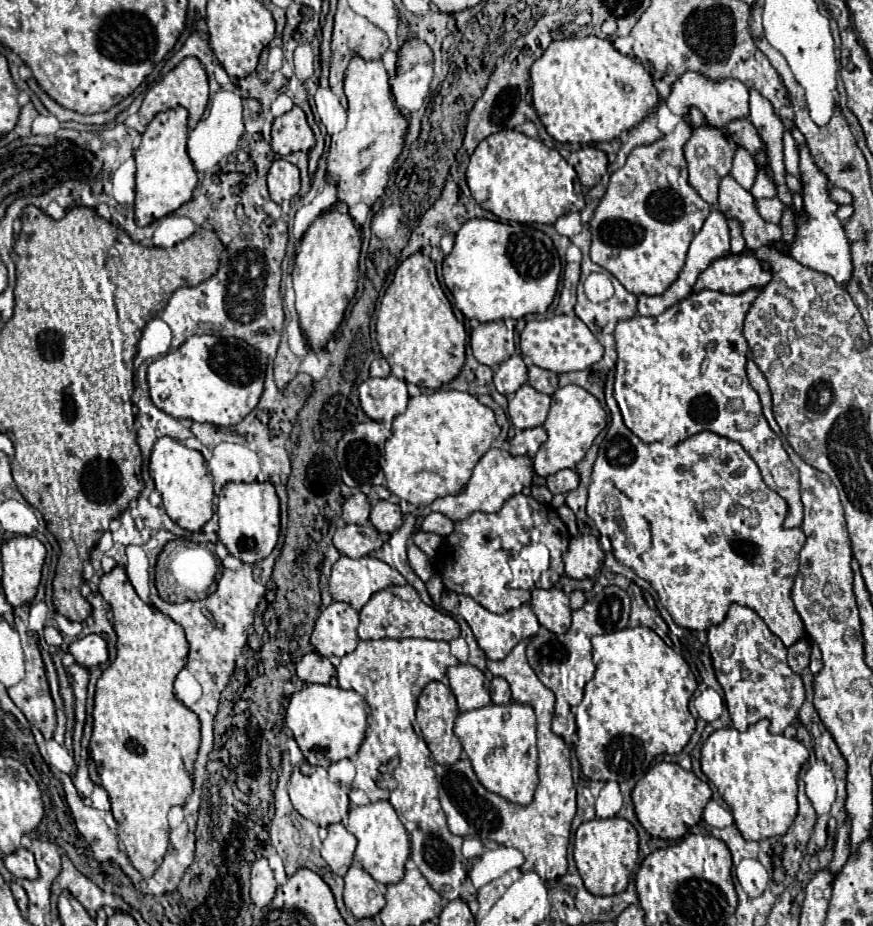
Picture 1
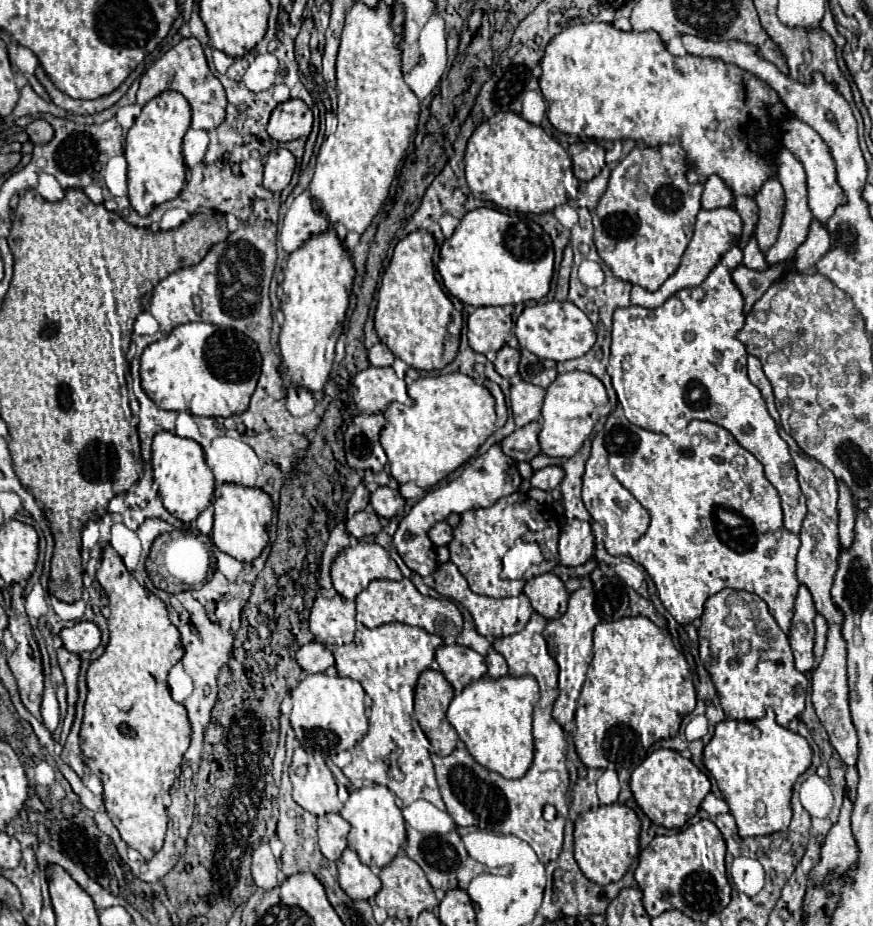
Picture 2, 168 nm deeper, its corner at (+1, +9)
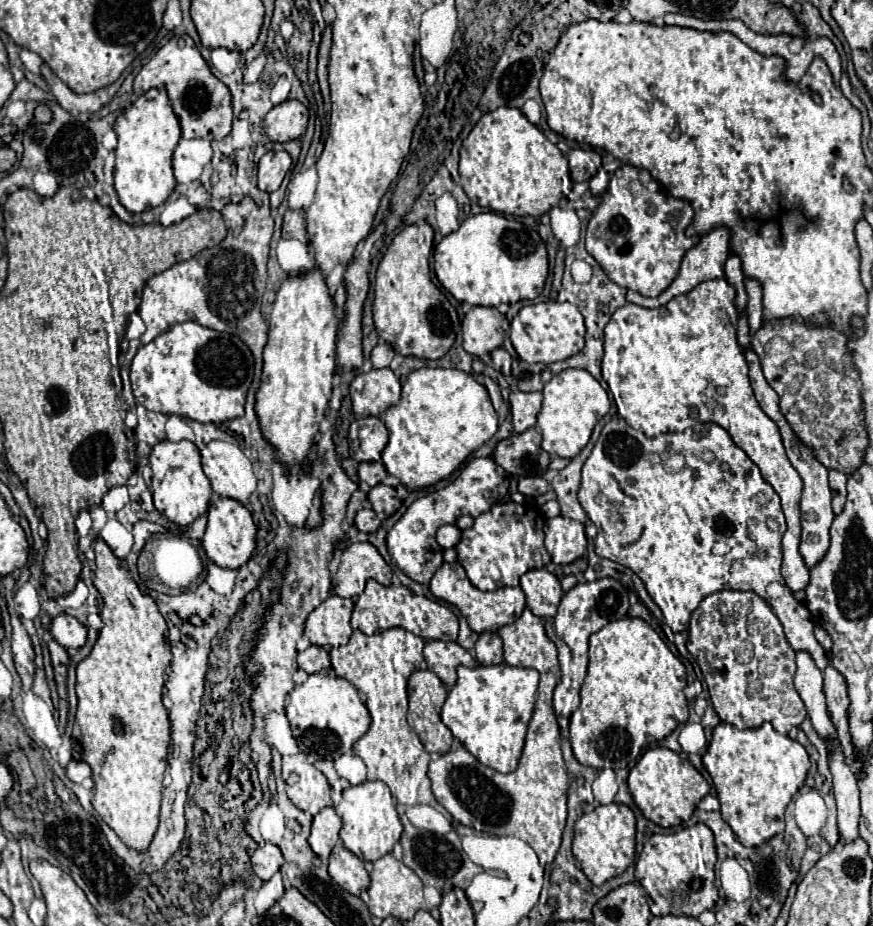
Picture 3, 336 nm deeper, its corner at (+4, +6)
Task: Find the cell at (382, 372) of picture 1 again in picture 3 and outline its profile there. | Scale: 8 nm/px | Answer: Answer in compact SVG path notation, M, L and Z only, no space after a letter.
M379 341L377 345L375 345L375 349L371 351L371 361L373 361L373 367L377 369L377 367L389 367L389 363L391 363L391 359L393 359L393 349L391 349L391 345L387 345L385 341Z

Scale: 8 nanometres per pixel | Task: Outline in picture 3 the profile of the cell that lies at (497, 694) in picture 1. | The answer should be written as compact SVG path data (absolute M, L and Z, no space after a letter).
M481 633L475 643L475 659L479 665L501 665L503 663L503 645L499 635L493 633Z

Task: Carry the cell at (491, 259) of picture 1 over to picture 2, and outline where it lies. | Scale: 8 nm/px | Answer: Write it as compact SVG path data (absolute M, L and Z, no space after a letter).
M478 208L468 212L454 234L440 248L438 272L446 290L462 304L470 306L506 306L530 300L540 300L548 294L554 274L554 248L550 236L534 222L516 212L496 208Z

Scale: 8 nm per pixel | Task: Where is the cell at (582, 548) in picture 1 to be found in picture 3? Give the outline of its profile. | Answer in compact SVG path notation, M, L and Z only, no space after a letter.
M569 517L547 519L545 523L545 547L557 565L569 565L587 553L585 527Z

